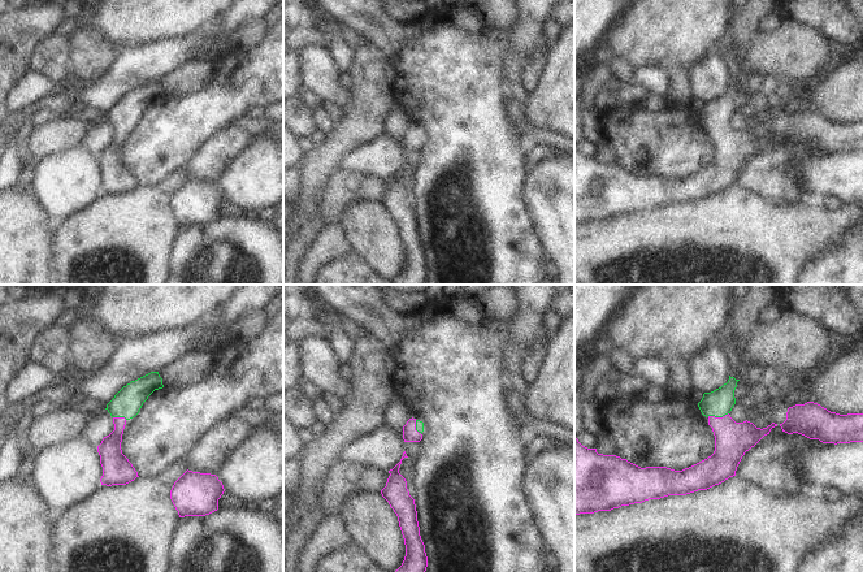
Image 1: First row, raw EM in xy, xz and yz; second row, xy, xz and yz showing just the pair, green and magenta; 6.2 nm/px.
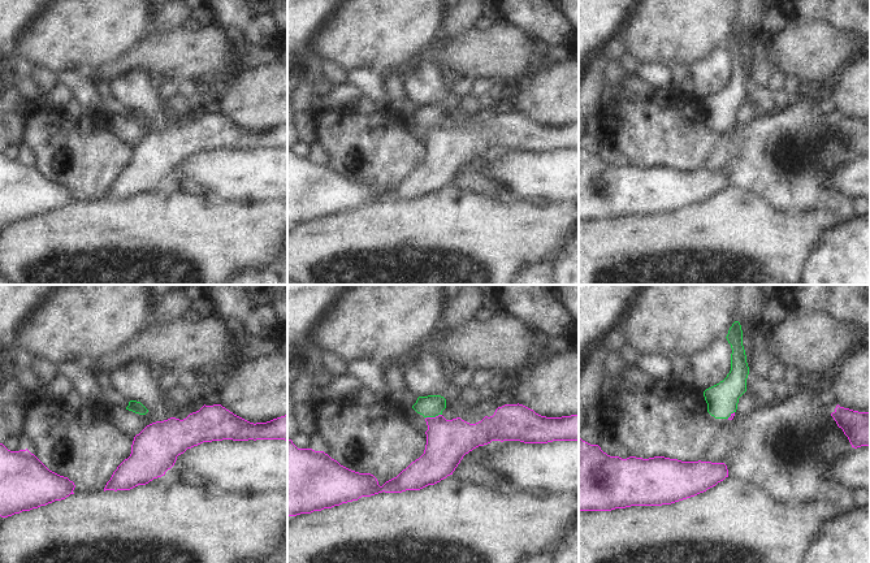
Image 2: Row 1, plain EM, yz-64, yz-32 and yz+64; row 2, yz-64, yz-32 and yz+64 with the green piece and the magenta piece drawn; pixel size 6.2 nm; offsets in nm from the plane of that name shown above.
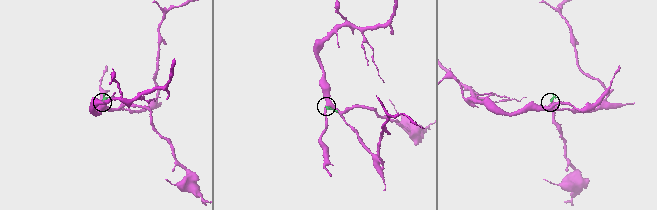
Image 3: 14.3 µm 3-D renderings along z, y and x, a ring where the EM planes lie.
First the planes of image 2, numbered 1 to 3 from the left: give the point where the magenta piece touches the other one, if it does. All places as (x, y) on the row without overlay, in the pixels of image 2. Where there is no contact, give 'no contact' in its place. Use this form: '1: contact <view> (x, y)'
1: no contact
2: contact yz-32 (433, 125)
3: contact yz+64 (730, 124)

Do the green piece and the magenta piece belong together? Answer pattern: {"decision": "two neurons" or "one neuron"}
{"decision": "one neuron"}

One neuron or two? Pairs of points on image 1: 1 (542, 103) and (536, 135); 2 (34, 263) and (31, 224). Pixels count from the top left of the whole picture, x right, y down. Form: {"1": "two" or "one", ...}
{"1": "two", "2": "one"}

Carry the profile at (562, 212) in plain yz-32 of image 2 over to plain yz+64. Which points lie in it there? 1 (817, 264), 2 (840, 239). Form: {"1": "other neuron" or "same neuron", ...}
{"1": "other neuron", "2": "other neuron"}

